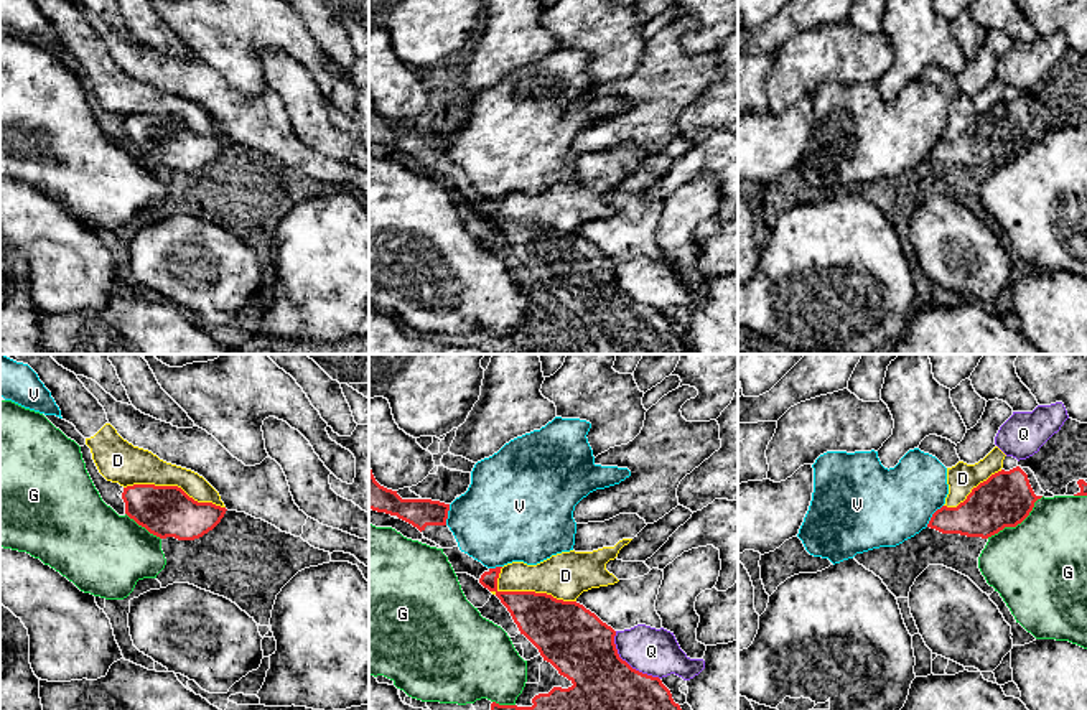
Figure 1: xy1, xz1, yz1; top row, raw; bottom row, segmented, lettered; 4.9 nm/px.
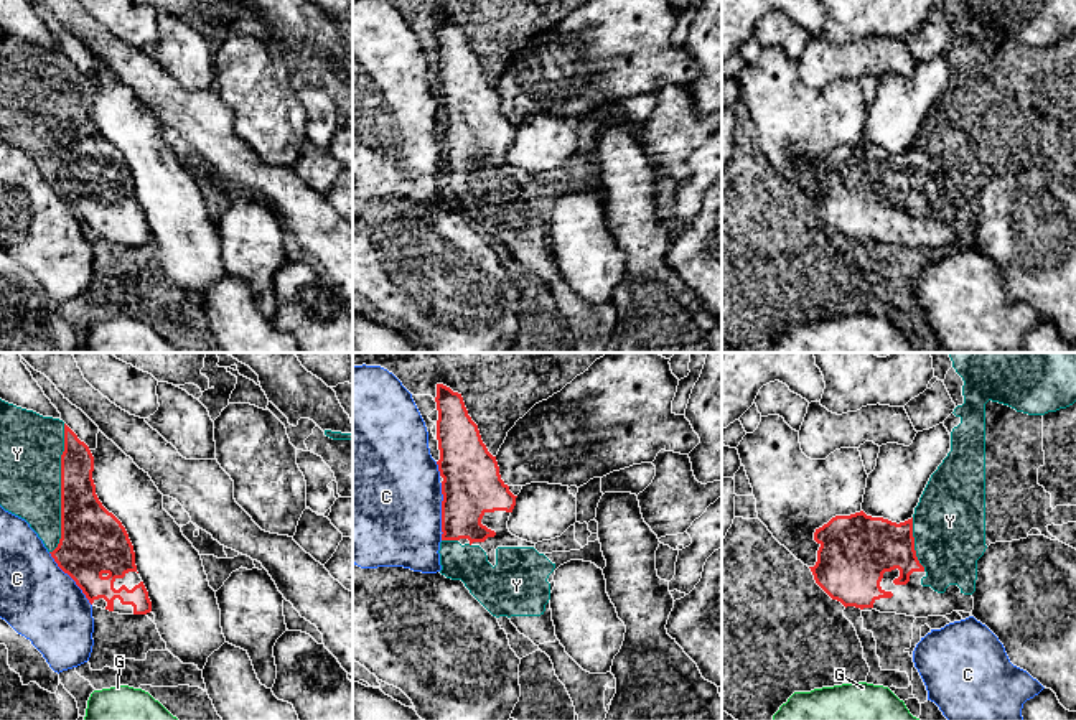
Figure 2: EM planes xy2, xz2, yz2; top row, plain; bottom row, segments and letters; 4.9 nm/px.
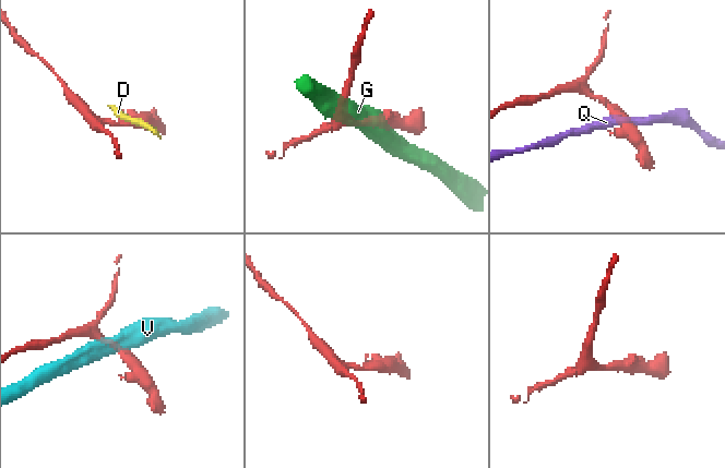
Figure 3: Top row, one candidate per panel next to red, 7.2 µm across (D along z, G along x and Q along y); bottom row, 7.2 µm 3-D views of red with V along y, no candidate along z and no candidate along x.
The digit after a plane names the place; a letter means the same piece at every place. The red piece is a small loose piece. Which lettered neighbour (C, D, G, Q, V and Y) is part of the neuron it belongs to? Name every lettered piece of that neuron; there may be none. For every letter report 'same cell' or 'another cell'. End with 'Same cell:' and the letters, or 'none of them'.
C: another cell
D: another cell
G: another cell
Q: another cell
V: another cell
Y: another cell
Same cell: none of them

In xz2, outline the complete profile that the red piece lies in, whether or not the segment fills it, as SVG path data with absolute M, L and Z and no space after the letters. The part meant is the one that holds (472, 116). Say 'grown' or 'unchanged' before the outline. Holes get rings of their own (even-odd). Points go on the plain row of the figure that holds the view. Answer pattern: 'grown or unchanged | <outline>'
grown | M437 15L437 92L442 112L442 171L480 176L496 196L498 178L536 178L508 160L516 129L481 71L463 28Z

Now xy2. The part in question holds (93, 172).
grown | M64 54L61 86L61 170L49 183L91 236L119 245L152 242L137 204L135 183L122 153L96 125L94 87Z

